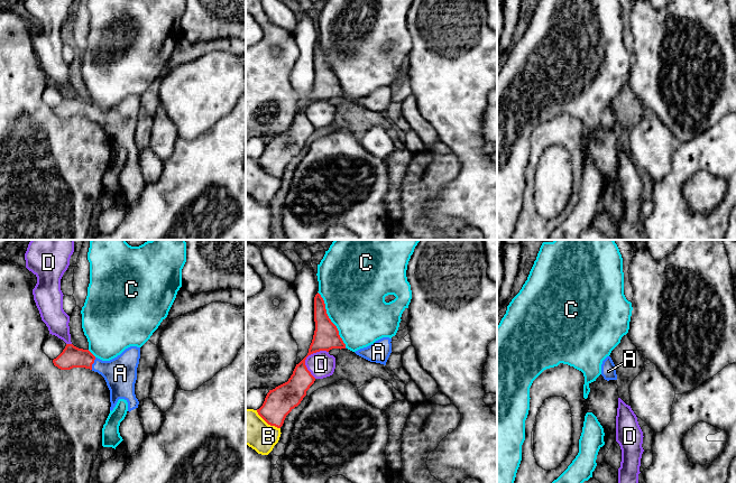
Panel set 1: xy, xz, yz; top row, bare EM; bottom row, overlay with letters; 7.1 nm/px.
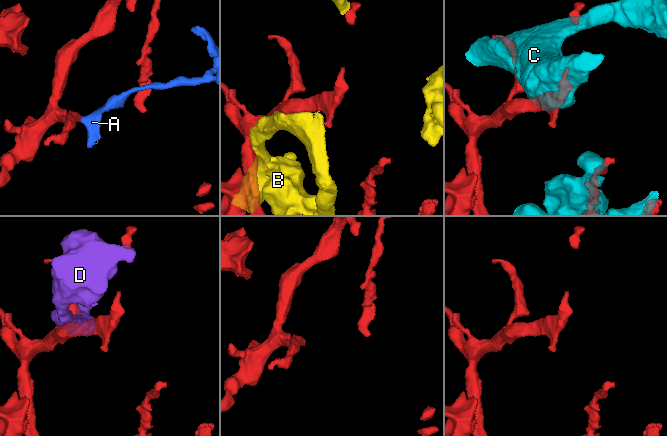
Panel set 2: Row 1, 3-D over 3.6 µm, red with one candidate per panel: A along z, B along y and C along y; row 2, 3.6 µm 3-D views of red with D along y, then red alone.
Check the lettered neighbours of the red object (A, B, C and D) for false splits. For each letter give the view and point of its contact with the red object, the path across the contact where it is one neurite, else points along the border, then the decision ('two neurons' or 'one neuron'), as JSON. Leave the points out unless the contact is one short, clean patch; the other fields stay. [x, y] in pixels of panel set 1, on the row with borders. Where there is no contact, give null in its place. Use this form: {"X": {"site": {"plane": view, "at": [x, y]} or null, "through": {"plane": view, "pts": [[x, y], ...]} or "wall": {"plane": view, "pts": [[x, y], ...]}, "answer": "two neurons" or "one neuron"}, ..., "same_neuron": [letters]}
{"A": {"site": {"plane": "xy", "at": [93, 362]}, "through": {"plane": "xy", "pts": [[72, 356], [83, 358], [93, 362], [102, 368], [120, 373]]}, "answer": "one neuron"}, "B": {"site": {"plane": "xz", "at": [267, 423]}, "answer": "two neurons"}, "C": {"site": {"plane": "xz", "at": [330, 319]}, "answer": "two neurons"}, "D": {"site": {"plane": "xz", "at": [305, 359]}, "answer": "two neurons"}, "same_neuron": ["A"]}

